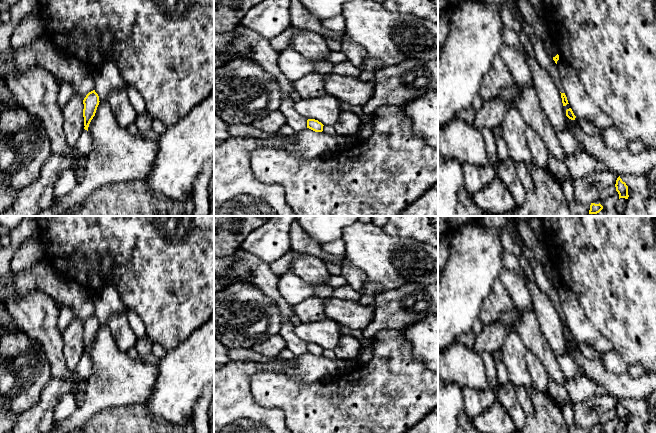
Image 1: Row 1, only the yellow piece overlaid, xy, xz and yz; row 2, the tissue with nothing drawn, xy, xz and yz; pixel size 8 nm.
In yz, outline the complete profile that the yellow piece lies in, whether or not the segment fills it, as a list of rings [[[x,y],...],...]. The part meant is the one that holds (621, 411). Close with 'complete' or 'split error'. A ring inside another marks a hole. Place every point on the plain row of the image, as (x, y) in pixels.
[[[620,400],[616,404],[615,411],[616,411],[616,415],[619,418],[619,423],[620,422],[628,423],[628,421],[629,421],[629,419],[628,419],[628,410],[626,409],[625,406],[622,405]]]; complete

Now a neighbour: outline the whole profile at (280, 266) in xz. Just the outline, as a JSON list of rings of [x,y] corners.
[[[289,251],[284,256],[282,256],[280,259],[269,263],[270,269],[277,274],[278,276],[282,275],[283,273],[289,271],[289,266],[291,262],[298,258],[300,256],[300,253],[295,251]]]

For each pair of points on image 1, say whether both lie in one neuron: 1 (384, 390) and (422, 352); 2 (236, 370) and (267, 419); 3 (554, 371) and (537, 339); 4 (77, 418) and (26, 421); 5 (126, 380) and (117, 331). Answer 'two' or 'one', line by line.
1: two
2: one
3: one
4: two
5: two

